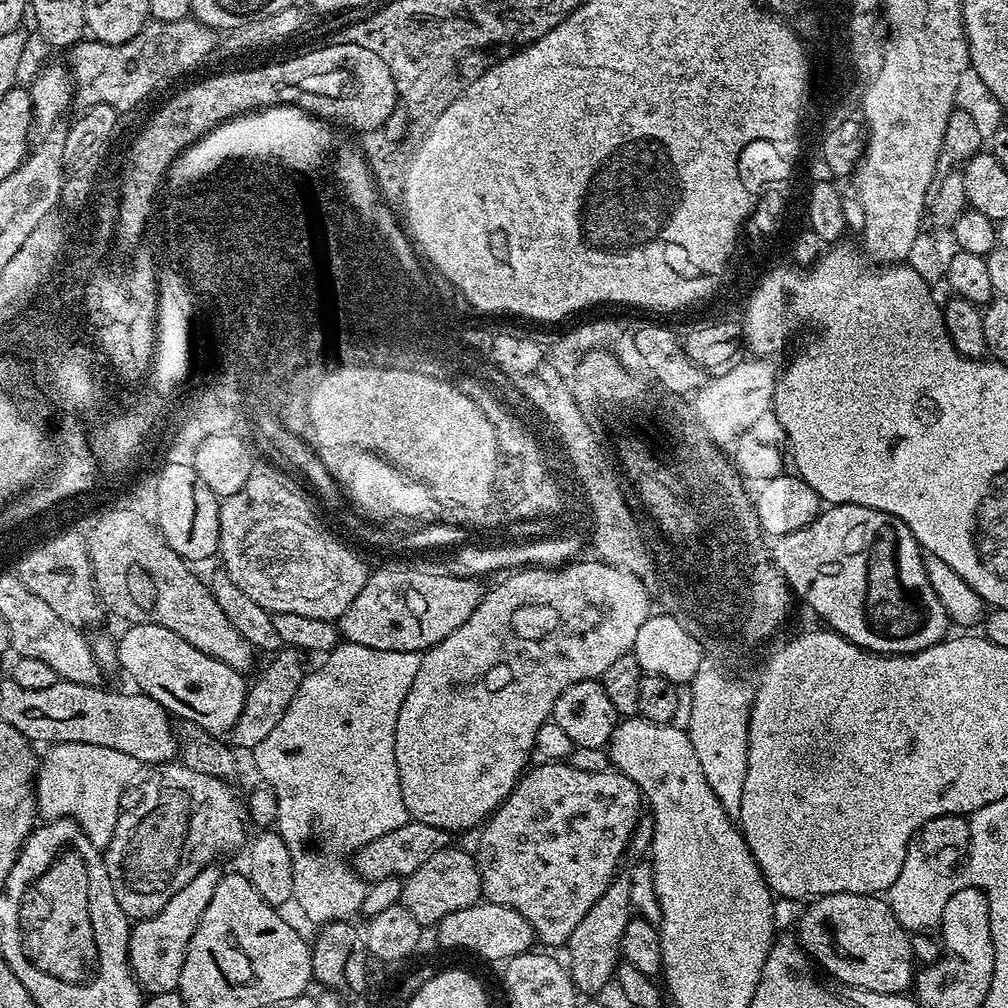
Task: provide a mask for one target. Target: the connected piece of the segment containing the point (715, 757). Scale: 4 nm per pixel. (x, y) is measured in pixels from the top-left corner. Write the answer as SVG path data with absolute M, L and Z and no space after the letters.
M701 659L698 674L694 674L690 687L687 684L676 685L678 707L674 710L672 723L677 728L686 729L710 790L714 790L718 802L722 802L729 814L736 814L742 806L742 782L746 782L748 715L754 692L746 681L735 680L722 669L719 663Z

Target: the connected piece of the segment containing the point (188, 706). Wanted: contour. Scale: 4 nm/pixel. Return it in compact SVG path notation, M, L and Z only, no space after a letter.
M133 624L124 629L115 641L116 658L139 691L154 698L173 717L194 722L213 734L231 733L245 699L246 682L241 673L196 650L165 626Z

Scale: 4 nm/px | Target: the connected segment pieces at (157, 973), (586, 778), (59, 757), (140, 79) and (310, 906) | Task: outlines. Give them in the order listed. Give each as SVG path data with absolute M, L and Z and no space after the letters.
M210 863L202 870L198 870L198 874L194 874L194 878L190 878L190 882L186 882L186 886L182 886L182 890L178 890L178 894L174 894L174 898L170 898L170 902L166 902L166 906L162 906L158 914L154 914L148 920L137 920L131 925L128 934L128 964L132 967L132 973L135 974L137 982L145 993L157 996L179 989L182 962L188 943L190 938L194 938L194 930L198 930L200 916L206 910L206 906L210 906L210 898L214 898L214 886L222 875L221 869L218 870L216 867L215 863Z
M540 762L529 767L527 771L517 780L514 790L500 804L500 807L488 817L486 823L481 827L481 841L477 845L474 853L478 874L480 875L480 891L483 899L490 904L501 904L510 910L518 910L526 922L530 922L535 939L544 944L567 945L570 934L574 934L574 926L586 918L586 910L602 898L606 892L606 886L621 871L620 859L624 856L624 851L629 851L632 842L632 832L636 828L636 821L642 816L642 797L640 788L630 777L622 775L615 770L609 770L602 774L590 774L586 770L578 770L571 762Z
M78 742L53 744L45 752L48 753L45 756L43 753L34 784L39 815L52 818L57 815L56 808L68 808L67 815L80 825L96 847L107 848L122 811L120 799L124 796L124 787L142 771L140 760L118 750Z
M195 18L162 22L152 20L144 28L121 44L107 44L101 40L85 38L72 45L66 64L74 70L74 100L81 109L96 104L110 107L136 108L155 88L167 80L176 80L192 72L212 51L218 48L217 33Z
M347 642L337 643L331 652L327 653L321 668L305 671L293 701L286 707L274 730L266 735L254 749L254 762L258 762L260 779L274 790L278 798L278 818L274 828L286 842L286 850L290 850L290 858L294 862L294 890L292 900L300 907L300 912L308 920L313 920L316 926L332 924L335 920L351 921L362 906L362 898L366 898L368 884L361 880L355 867L349 861L355 857L359 848L374 842L374 838L382 838L390 834L390 830L398 830L398 826L409 823L410 817L406 810L406 802L402 802L402 786L398 778L398 762L394 762L394 730L398 726L398 710L402 710L402 702L406 702L406 694L410 694L410 685L418 675L421 653L399 652L398 650L370 650L370 646L358 646Z

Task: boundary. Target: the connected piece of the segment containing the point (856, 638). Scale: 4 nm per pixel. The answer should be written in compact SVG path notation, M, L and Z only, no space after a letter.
M834 504L825 507L816 519L812 520L802 530L794 530L790 534L779 537L771 545L772 561L784 578L784 583L788 585L793 593L796 592L825 620L827 627L836 632L839 636L844 636L851 644L857 644L860 648L867 648L873 654L887 654L890 656L910 656L914 652L921 652L930 646L940 643L949 635L950 621L946 614L946 606L938 602L938 594L934 594L934 588L930 586L930 578L924 569L926 559L920 543L914 538L912 531L907 528L901 520L886 514L882 510L870 510L870 506L854 506L853 504Z

